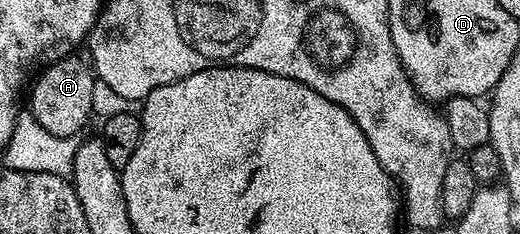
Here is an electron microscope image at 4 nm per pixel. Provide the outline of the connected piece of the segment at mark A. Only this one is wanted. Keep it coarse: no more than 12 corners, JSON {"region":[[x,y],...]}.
{"region":[[67,55],[30,92],[50,134],[77,137],[92,119],[94,69]]}

